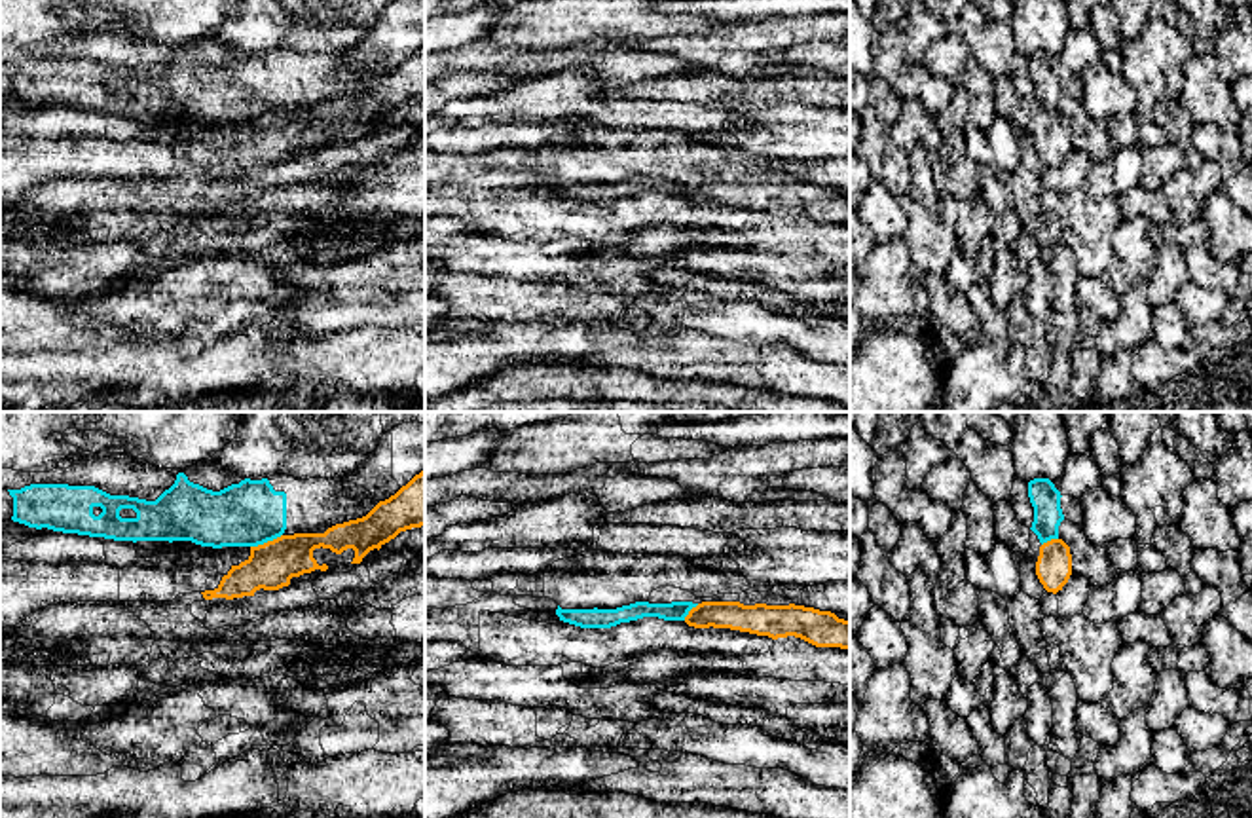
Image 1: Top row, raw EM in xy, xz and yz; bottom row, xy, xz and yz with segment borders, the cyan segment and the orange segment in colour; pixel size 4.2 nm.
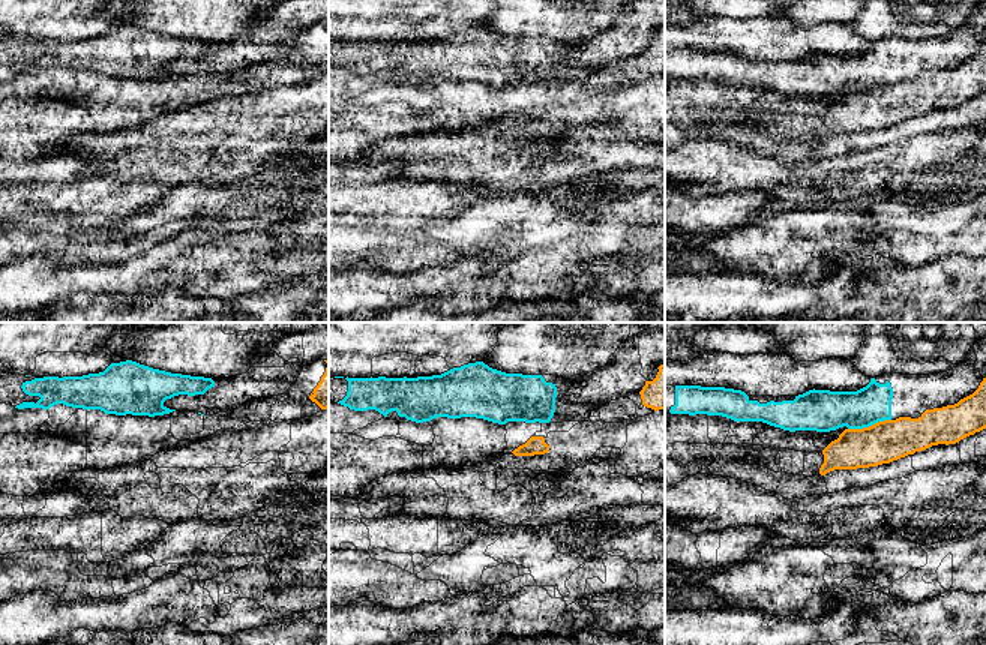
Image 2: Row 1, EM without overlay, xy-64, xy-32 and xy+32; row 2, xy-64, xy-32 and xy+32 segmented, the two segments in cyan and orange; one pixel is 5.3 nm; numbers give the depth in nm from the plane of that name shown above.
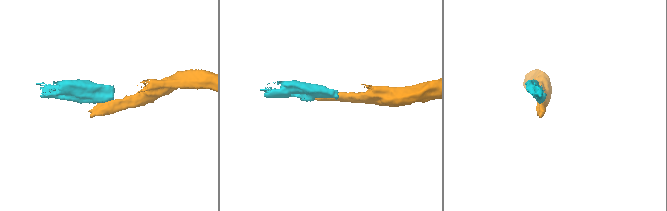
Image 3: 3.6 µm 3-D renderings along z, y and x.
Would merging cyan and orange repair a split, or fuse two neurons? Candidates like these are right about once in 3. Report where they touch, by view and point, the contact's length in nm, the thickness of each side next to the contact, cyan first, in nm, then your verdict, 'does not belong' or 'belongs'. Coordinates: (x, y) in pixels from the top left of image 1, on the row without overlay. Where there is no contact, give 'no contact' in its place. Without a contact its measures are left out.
xy (266, 116) | 150 nm | 280/200 nm | does not belong

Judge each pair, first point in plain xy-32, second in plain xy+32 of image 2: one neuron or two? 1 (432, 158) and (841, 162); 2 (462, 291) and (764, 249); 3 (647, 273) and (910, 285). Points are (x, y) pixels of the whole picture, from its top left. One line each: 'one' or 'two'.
1: two
2: two
3: one

